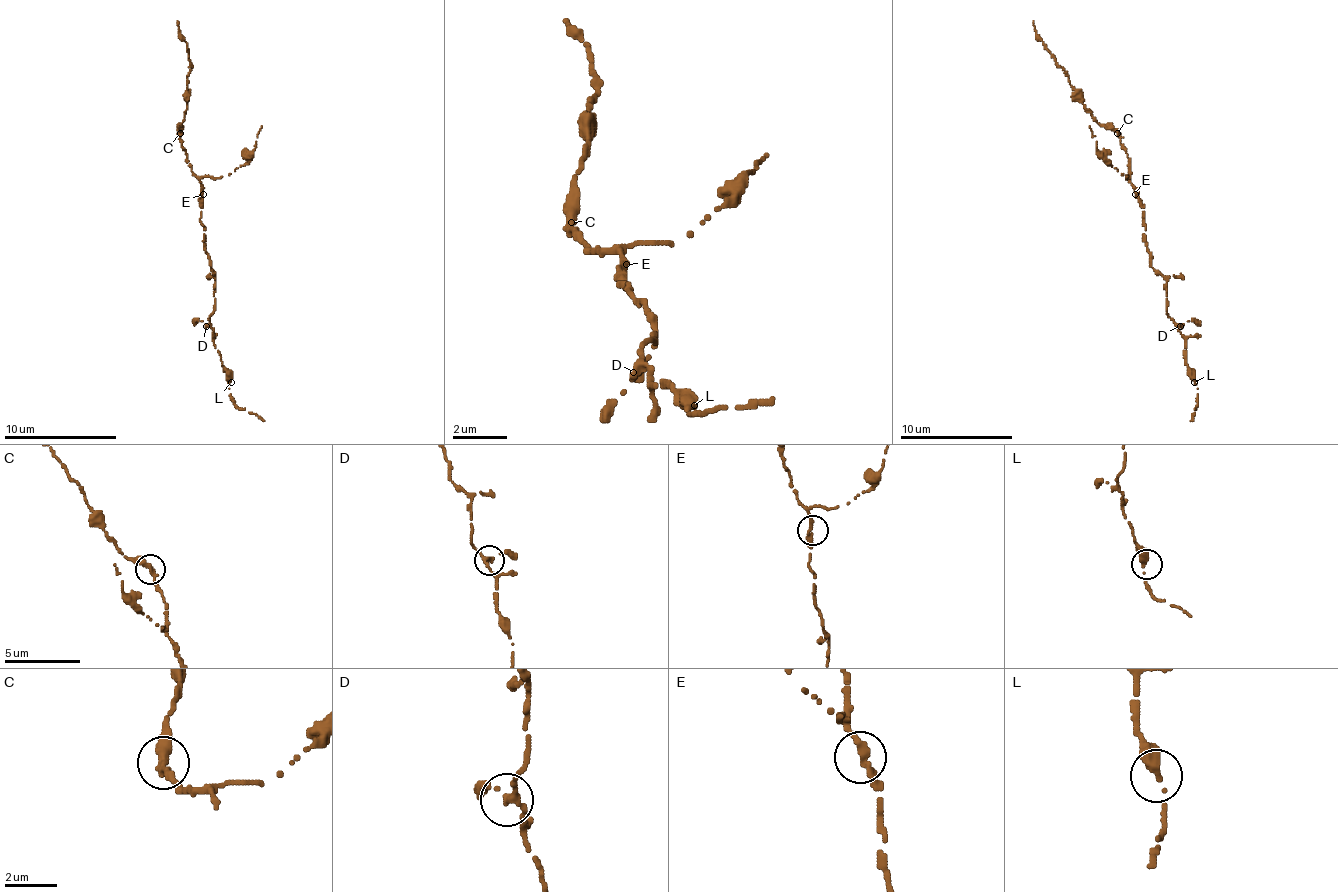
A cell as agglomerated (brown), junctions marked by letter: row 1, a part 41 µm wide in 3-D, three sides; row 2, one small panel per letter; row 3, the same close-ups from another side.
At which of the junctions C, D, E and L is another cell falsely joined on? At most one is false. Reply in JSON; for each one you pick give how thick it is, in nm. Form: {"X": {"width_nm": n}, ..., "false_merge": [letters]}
{"false_merge": []}

